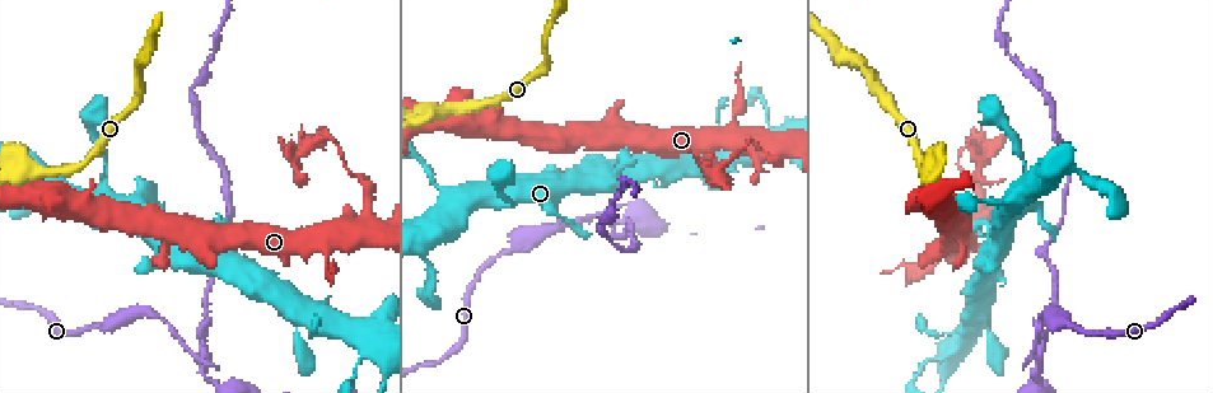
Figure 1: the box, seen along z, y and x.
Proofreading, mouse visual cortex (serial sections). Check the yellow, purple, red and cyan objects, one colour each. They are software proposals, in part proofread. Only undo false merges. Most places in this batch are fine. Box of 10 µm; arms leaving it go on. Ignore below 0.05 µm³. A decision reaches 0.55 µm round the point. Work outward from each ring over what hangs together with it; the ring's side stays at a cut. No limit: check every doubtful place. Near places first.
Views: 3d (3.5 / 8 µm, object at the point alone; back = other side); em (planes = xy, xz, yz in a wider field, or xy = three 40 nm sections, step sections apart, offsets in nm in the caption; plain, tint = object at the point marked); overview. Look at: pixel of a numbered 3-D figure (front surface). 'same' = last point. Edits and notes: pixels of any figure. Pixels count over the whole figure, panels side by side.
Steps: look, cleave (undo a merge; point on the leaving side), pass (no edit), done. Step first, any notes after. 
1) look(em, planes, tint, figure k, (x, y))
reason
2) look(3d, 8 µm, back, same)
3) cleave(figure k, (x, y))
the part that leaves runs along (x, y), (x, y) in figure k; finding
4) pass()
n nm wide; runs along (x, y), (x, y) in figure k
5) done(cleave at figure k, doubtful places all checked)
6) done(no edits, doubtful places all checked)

look(3d, 3.5 µm, figure 1, (750, 141))
sharp bend

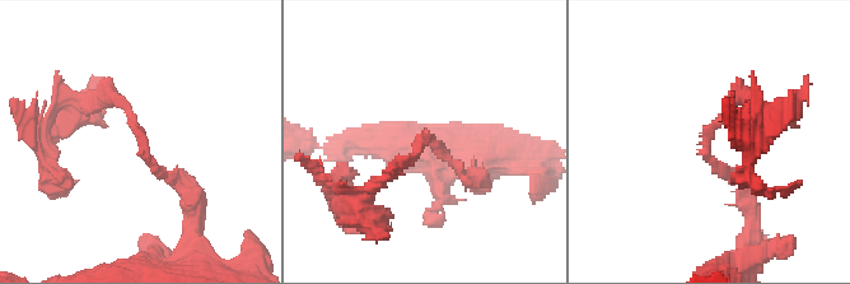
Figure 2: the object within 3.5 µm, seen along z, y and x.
look(em, xy, step 3, tint, figure 2, (429, 137))
arms of 150, 200 nm

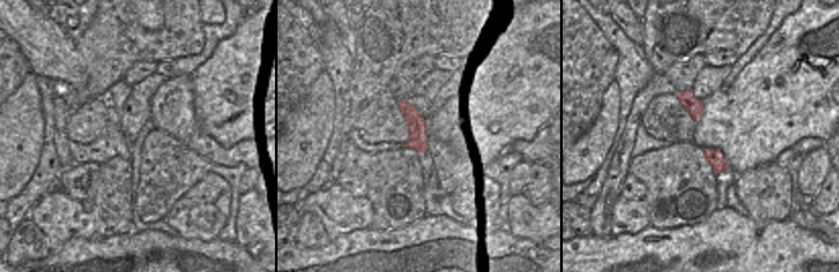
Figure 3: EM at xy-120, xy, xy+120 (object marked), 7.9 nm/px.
pass()
150 nm wide; runs along (190, 206), (143, 156), (127, 108), (103, 97) in figure 2; all the same cell

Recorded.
look(3d, 3.5 µm, figure 1, (988, 143))
sharp bend

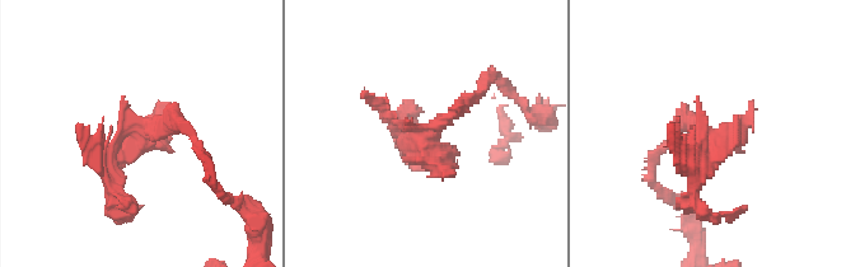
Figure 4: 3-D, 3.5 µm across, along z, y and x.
look(em, xy, step 1, tint, figure 4, (430, 134))

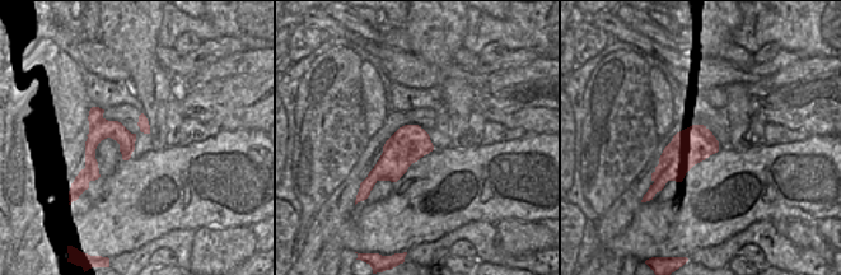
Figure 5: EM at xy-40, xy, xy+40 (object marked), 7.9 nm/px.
pass()
all the same cell

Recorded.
look(3d, 3.5 µm, figure 1, (325, 264))
narrows sharply

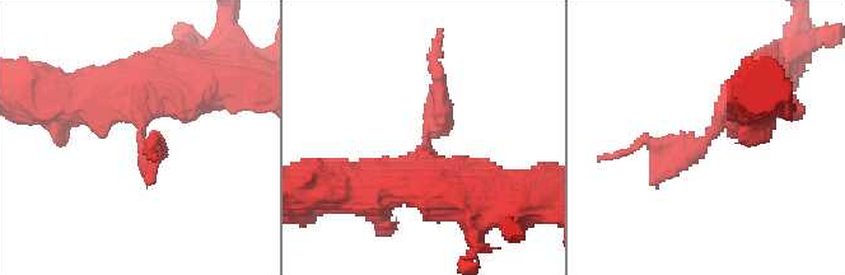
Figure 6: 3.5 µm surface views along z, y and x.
look(em, xy, step 2, tint, figure 6, (707, 139))

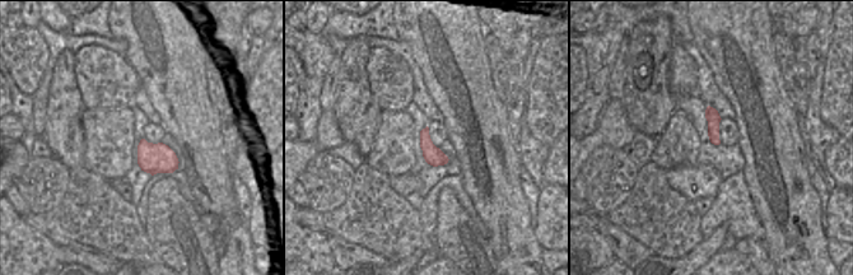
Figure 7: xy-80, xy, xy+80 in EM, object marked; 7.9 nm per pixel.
pass()
150 nm wide; runs along (755, 85), (694, 152), (638, 144) in figure 6; one cell here

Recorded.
look(3d, 8 µm, figure 1, (932, 166))
two arms in line, one across

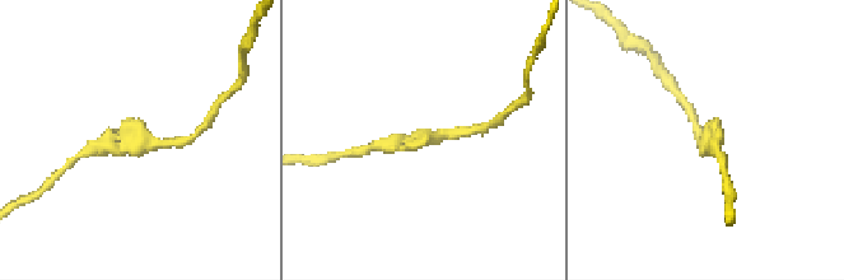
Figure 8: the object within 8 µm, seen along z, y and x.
look(em, xy, step 3, tint, same)
shape alone is not enough

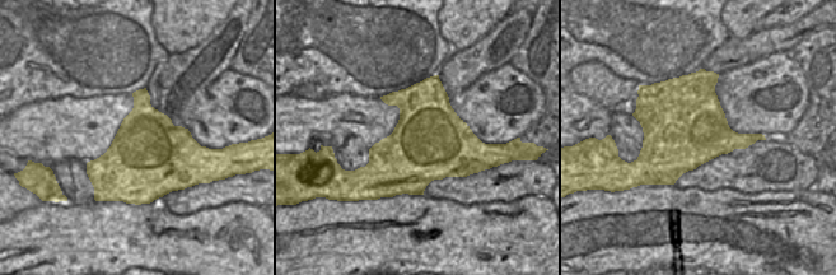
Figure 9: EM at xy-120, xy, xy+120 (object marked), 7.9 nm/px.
pass()
continuous, no second cell

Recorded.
look(3d, 8 µm, figure 1, (1038, 355))
branch point

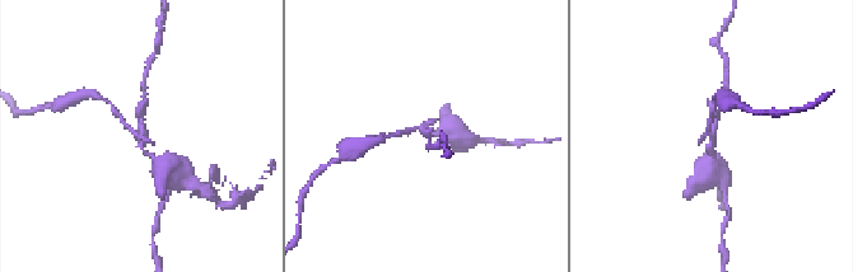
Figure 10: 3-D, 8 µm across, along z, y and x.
look(em, xy, step 2, tint, same)

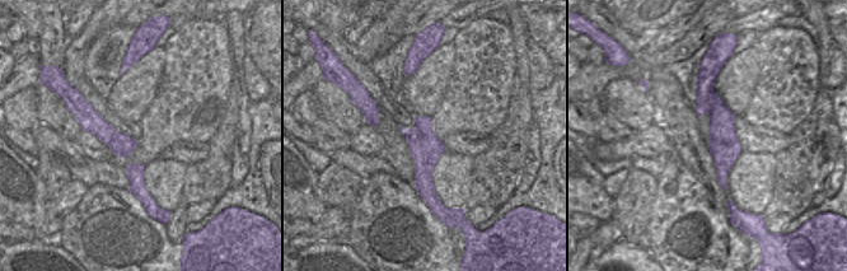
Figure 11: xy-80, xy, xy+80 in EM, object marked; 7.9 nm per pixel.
cleave(figure 10, (141, 107))
the part that leaves runs along (140, 132), (145, 108), (145, 81) in figure 10; a second cell is stuck on

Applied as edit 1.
done(cleave at figure 10, doubtful places all checked)

